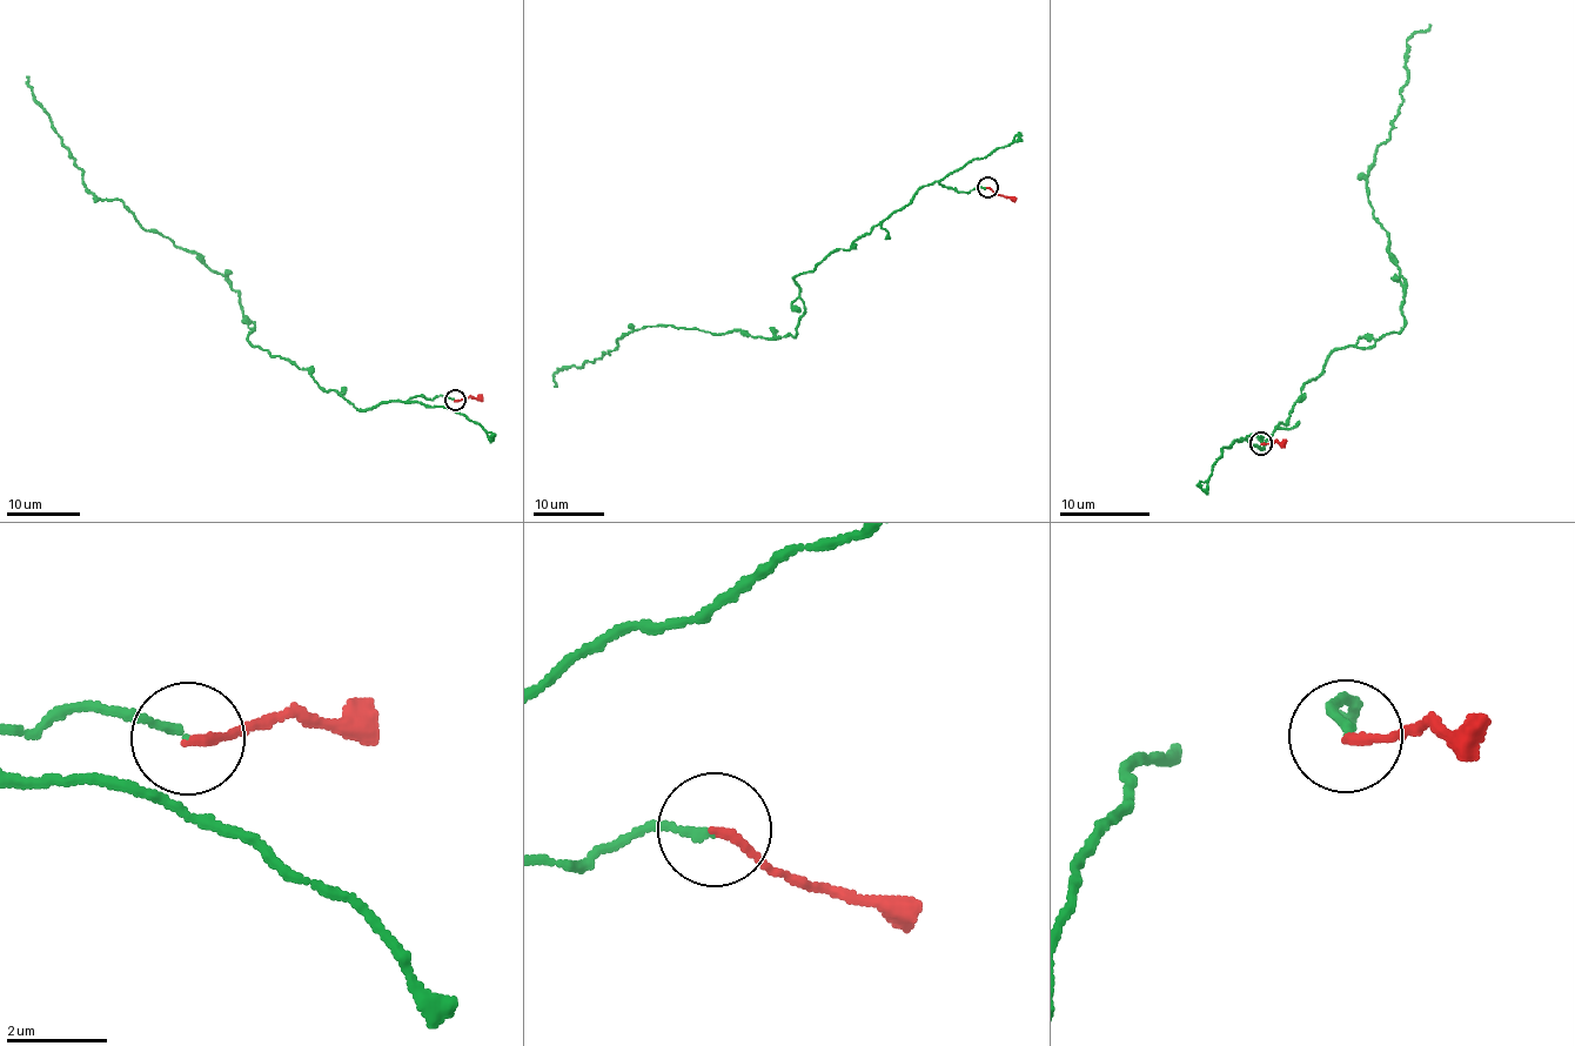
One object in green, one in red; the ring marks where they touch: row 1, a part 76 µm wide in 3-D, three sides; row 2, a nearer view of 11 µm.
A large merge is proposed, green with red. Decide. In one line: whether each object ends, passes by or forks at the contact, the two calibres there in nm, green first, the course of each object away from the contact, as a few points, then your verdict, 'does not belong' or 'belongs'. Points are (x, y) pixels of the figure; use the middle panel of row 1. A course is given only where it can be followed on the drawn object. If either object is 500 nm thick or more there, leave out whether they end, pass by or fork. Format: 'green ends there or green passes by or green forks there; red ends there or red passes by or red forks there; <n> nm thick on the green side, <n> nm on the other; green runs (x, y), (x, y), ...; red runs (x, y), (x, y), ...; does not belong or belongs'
green ends there; red ends there; 130 nm thick on the green side, 170 nm on the other; green runs (986, 188), (935, 181), (793, 279), (805, 313), (793, 336), (657, 324), (595, 361), (560, 368), (553, 387); red runs (986, 188), (1016, 201); belongs

